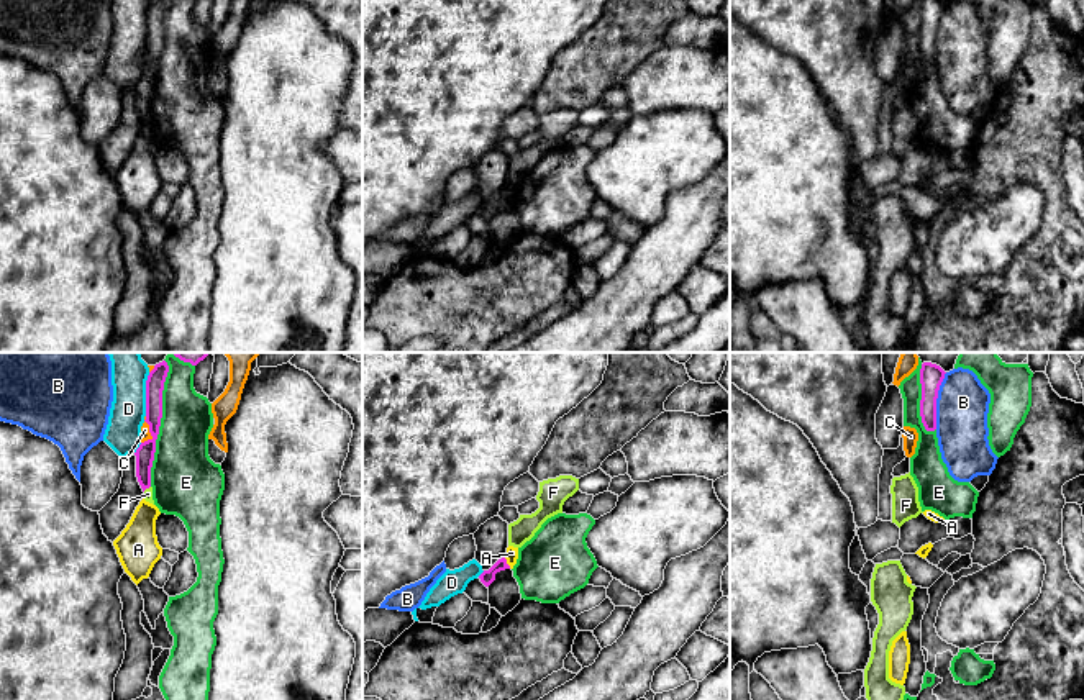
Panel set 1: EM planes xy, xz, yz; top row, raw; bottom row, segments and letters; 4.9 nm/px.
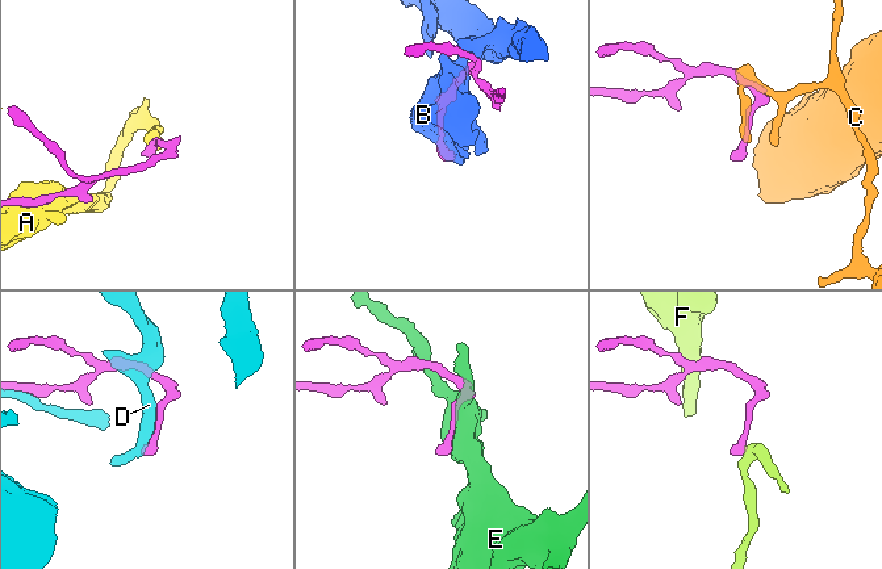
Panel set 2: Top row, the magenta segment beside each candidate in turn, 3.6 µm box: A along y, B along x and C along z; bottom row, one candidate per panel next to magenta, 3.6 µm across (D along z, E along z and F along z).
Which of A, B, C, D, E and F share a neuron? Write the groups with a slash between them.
A / B / C / D / E / F

